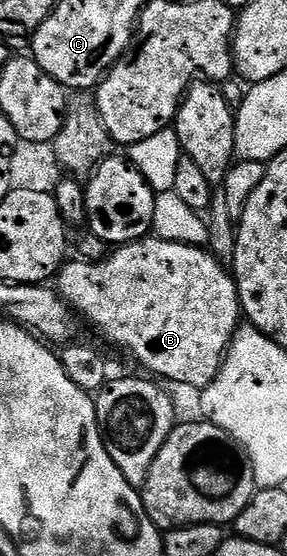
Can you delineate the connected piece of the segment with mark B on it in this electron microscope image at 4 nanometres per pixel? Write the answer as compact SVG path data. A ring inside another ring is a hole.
M147 236L141 238L139 242L128 242L124 246L117 247L113 252L108 253L106 258L98 262L85 260L67 261L56 275L56 289L62 295L63 300L70 305L71 310L77 312L81 317L83 314L112 345L119 346L122 350L127 350L144 369L151 370L151 372L146 372L151 375L159 374L159 376L154 376L159 379L167 378L170 382L179 382L182 386L204 388L208 384L212 384L212 380L216 380L216 376L222 367L222 359L226 356L226 350L230 347L230 342L234 339L234 333L236 333L244 318L233 273L227 267L225 270L208 251L209 249L200 246L189 246L179 242L169 242L157 236Z

